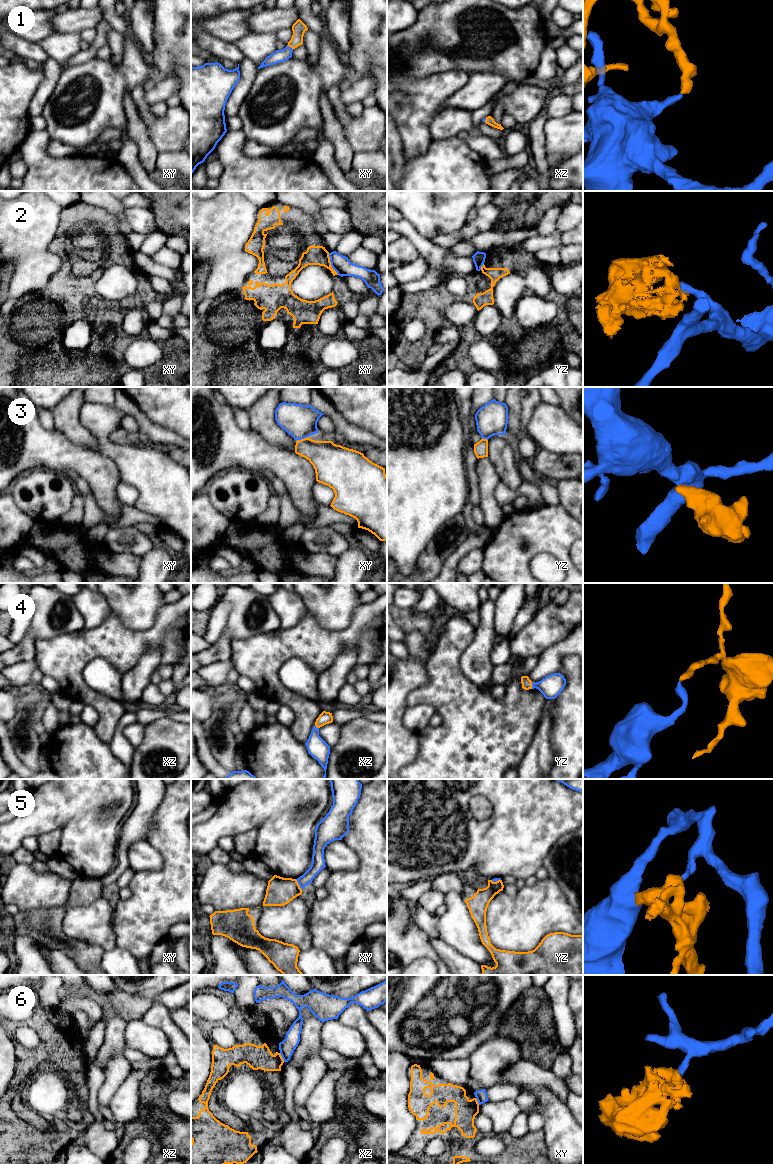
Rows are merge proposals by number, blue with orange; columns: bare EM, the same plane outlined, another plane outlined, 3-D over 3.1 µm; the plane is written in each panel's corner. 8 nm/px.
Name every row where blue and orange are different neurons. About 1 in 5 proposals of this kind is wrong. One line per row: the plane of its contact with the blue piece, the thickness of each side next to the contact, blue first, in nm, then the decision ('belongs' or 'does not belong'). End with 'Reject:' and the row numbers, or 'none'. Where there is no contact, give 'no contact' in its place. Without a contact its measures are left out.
1: contact in xy; calibres 100 and 110 nm; belongs
2: contact in xy; calibres 150 and 160 nm; does not belong
3: contact in xy; calibres 280 and 260 nm; belongs
4: contact in yz; calibres 180 and 80 nm; belongs
5: contact in xy; calibres 110 and 220 nm; does not belong
6: contact in xz; calibres 120 and 190 nm; does not belong
Reject: 2, 5, 6

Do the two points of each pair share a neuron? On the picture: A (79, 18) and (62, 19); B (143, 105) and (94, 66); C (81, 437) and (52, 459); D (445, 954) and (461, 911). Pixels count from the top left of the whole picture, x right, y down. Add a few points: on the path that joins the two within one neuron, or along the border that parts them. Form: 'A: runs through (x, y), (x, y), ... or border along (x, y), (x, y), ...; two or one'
A: runs through (75, 19), (66, 19); one
B: border along (142, 84), (137, 84), (130, 92); two
C: border along (56, 428), (74, 443), (81, 444), (95, 452); two
D: border along (439, 937), (468, 958); two

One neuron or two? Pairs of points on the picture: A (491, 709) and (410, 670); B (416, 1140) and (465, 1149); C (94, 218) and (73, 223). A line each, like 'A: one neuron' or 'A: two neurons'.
A: two neurons
B: one neuron
C: one neuron

